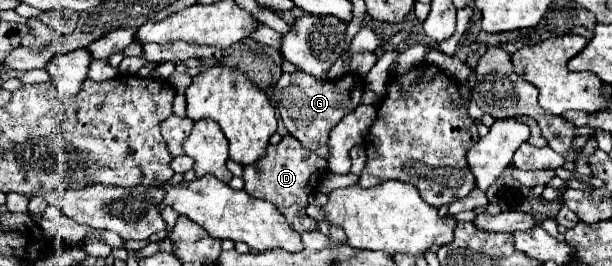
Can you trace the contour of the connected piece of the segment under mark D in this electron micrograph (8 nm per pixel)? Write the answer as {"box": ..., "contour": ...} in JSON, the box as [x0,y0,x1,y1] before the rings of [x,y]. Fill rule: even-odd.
{"box":[242,135,328,233],"contour":[[[286,135],[278,145],[268,147],[268,155],[264,159],[244,167],[244,175],[242,175],[246,181],[244,191],[252,197],[274,203],[298,233],[314,231],[316,221],[306,215],[306,207],[308,207],[310,193],[314,191],[320,177],[326,173],[326,165],[328,165],[326,159],[320,159],[316,153],[304,149],[300,141],[296,141],[292,135]]]}

